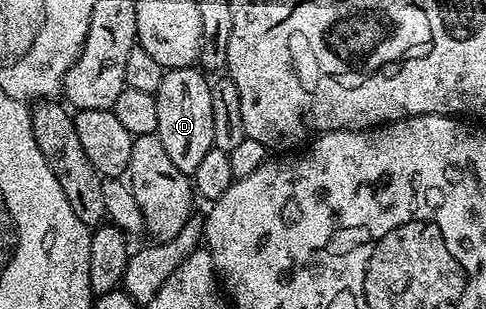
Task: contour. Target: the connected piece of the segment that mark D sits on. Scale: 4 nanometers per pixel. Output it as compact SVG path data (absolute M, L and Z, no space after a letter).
M201 68L168 69L164 83L156 94L157 137L168 151L168 156L180 171L193 175L196 167L204 160L204 155L214 148L212 135L212 91L211 82L206 81L207 74Z

